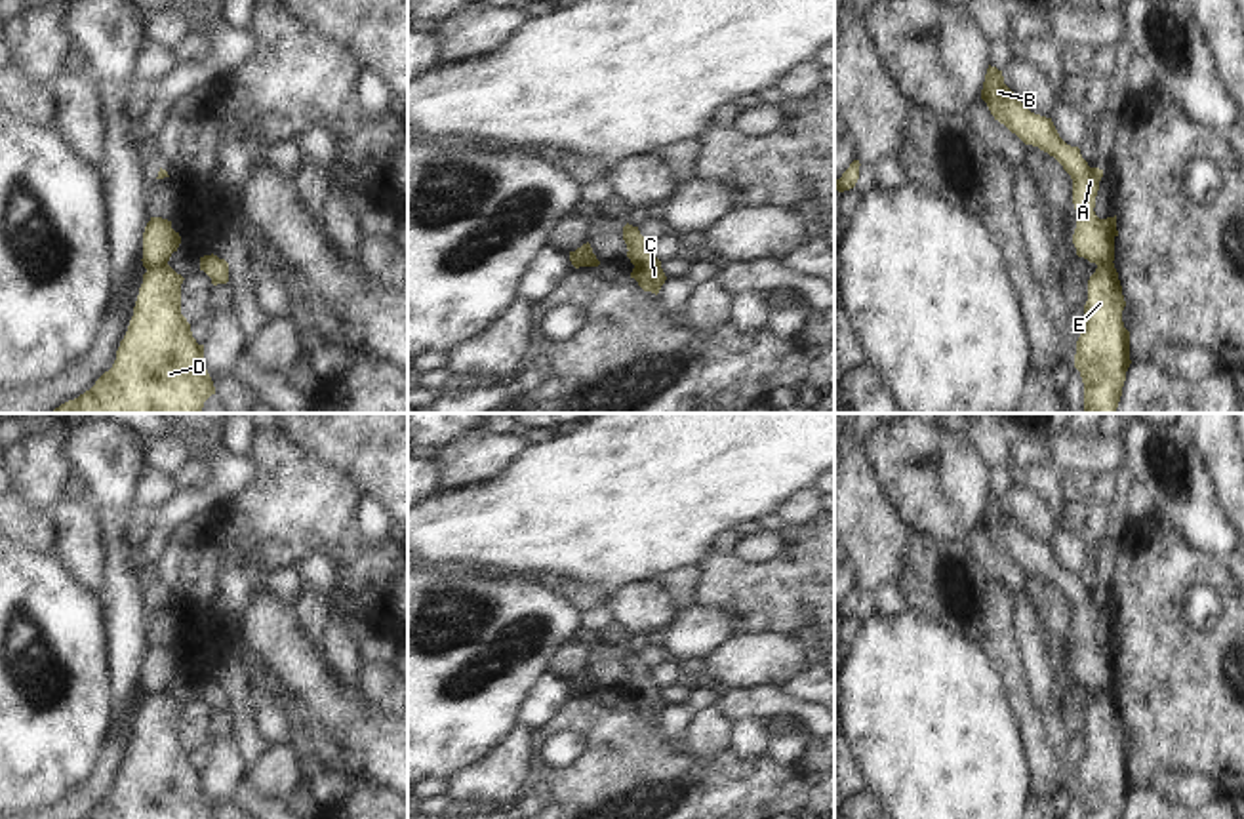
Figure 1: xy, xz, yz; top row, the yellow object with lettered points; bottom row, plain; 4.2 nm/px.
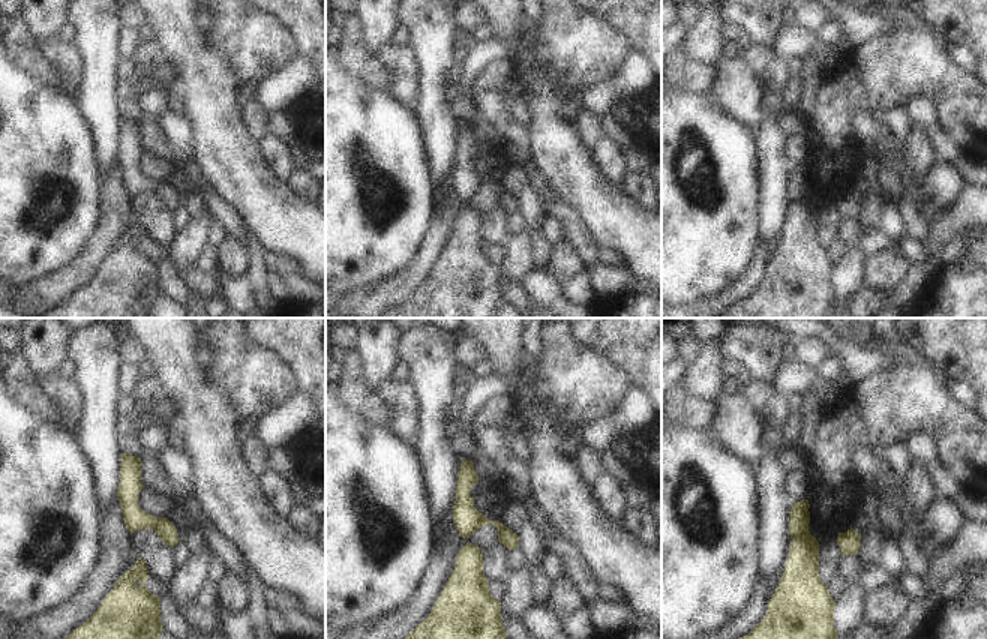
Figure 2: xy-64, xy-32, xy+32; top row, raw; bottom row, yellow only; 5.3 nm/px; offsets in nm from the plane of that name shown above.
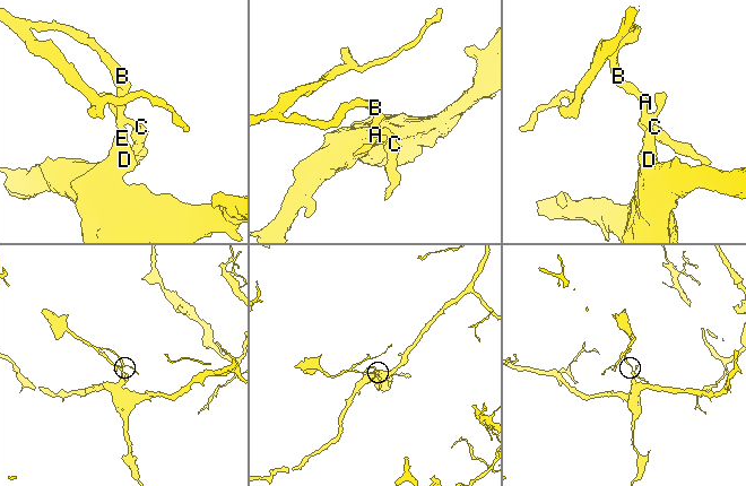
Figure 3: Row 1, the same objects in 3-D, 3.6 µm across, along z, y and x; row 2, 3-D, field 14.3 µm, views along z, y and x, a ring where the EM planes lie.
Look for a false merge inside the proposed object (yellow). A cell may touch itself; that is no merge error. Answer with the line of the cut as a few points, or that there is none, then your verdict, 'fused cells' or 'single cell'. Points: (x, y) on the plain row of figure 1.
xy (166, 688), (147, 696) | fused cells

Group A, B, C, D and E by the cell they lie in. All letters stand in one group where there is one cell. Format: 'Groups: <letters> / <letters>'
Groups: A B C / D E

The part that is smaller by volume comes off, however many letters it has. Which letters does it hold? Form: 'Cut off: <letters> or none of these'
Cut off: A, B, C

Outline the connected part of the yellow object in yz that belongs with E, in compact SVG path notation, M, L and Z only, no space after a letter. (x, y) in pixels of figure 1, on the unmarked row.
M1114 689L1097 691L1088 707L1088 728L1084 731L1086 752L1076 768L1074 794L1080 798L1084 819L1122 819L1130 787L1130 758L1124 754L1126 733Z

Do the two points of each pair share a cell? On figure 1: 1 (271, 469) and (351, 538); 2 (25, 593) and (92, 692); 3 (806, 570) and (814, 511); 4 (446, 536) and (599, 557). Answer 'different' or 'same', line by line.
1: same
2: same
3: different
4: same

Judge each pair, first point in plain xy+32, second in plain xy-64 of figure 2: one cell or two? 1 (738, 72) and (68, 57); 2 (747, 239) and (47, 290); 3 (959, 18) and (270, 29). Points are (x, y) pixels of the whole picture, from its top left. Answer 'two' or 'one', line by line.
1: one
2: two
3: two

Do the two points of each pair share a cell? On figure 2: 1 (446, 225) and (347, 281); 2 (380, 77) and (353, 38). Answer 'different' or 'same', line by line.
1: different
2: same

